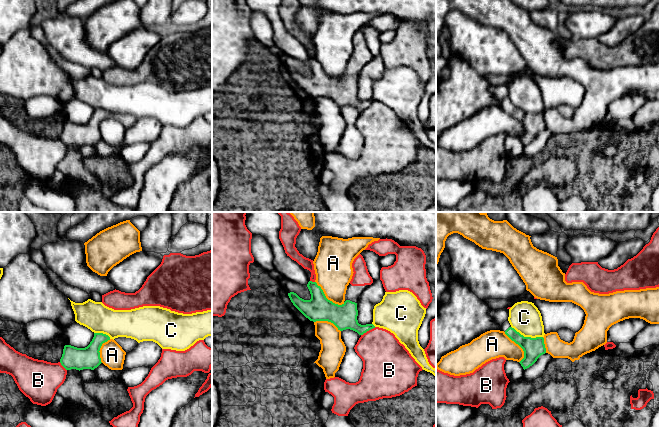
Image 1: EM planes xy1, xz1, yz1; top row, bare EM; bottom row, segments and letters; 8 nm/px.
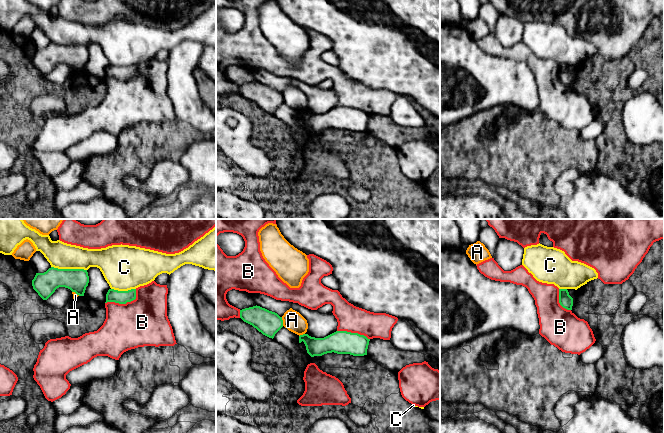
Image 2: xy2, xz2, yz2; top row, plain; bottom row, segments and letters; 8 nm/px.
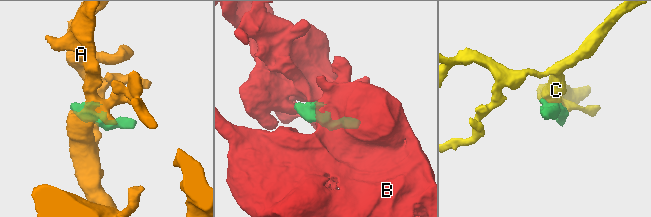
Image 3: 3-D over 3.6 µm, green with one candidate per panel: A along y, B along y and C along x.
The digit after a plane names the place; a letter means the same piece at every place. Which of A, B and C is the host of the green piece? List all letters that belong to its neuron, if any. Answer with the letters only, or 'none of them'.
B

